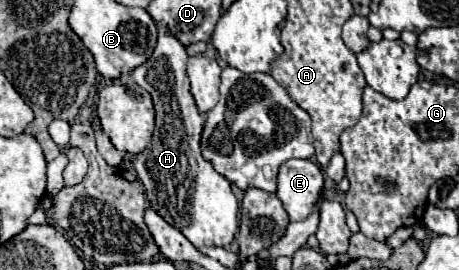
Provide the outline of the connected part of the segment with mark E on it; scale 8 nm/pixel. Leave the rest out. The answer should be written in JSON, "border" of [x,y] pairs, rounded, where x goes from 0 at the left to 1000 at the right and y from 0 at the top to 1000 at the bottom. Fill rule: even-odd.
{"border":[[[630,593],[612,607],[612,630],[603,644],[603,733],[617,748],[621,785],[630,793],[630,815],[664,815],[678,793],[678,770],[691,741],[691,726],[704,704],[704,637],[682,593]]]}

